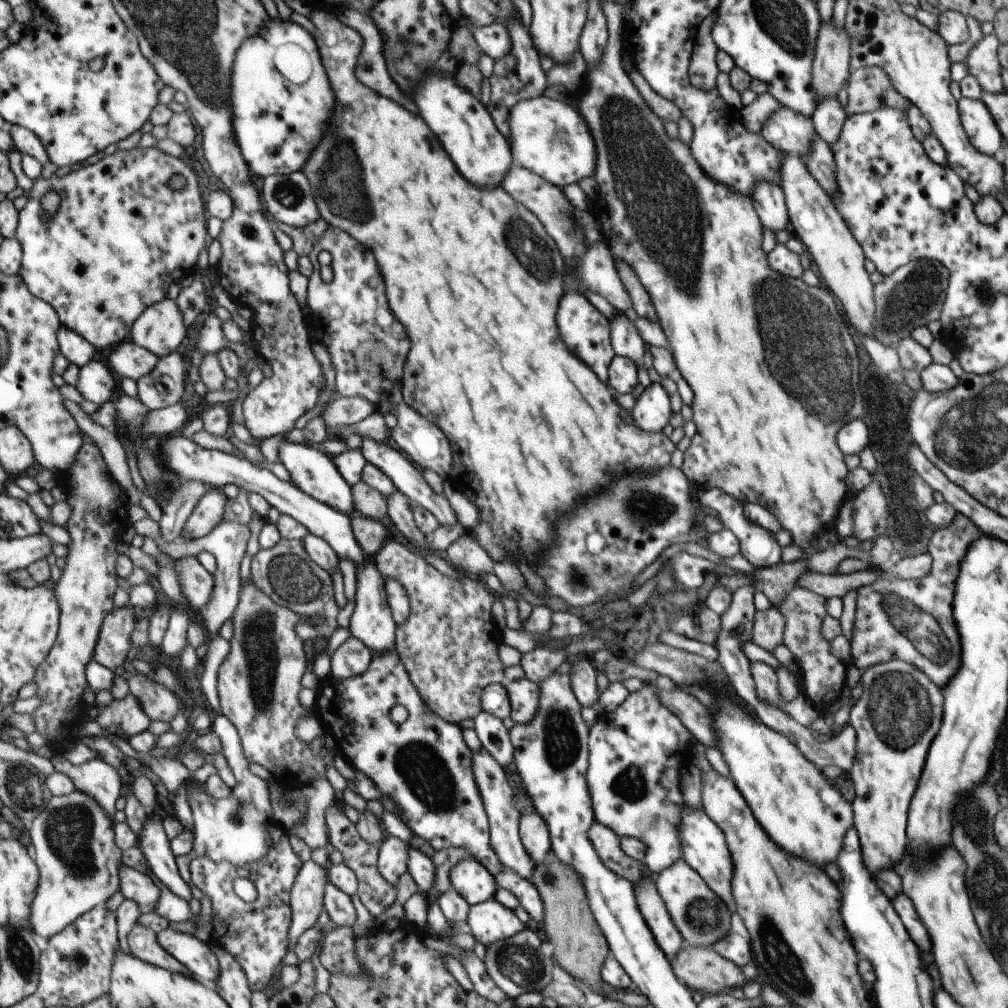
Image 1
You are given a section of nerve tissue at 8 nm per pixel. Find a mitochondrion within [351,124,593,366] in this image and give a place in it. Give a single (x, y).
(534, 255)

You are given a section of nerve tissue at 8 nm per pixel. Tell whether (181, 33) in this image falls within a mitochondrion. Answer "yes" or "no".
yes

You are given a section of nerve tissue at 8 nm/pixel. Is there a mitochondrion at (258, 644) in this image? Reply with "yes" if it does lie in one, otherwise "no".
yes

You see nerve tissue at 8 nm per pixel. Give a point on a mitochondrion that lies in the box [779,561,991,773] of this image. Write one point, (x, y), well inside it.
(899, 708)

